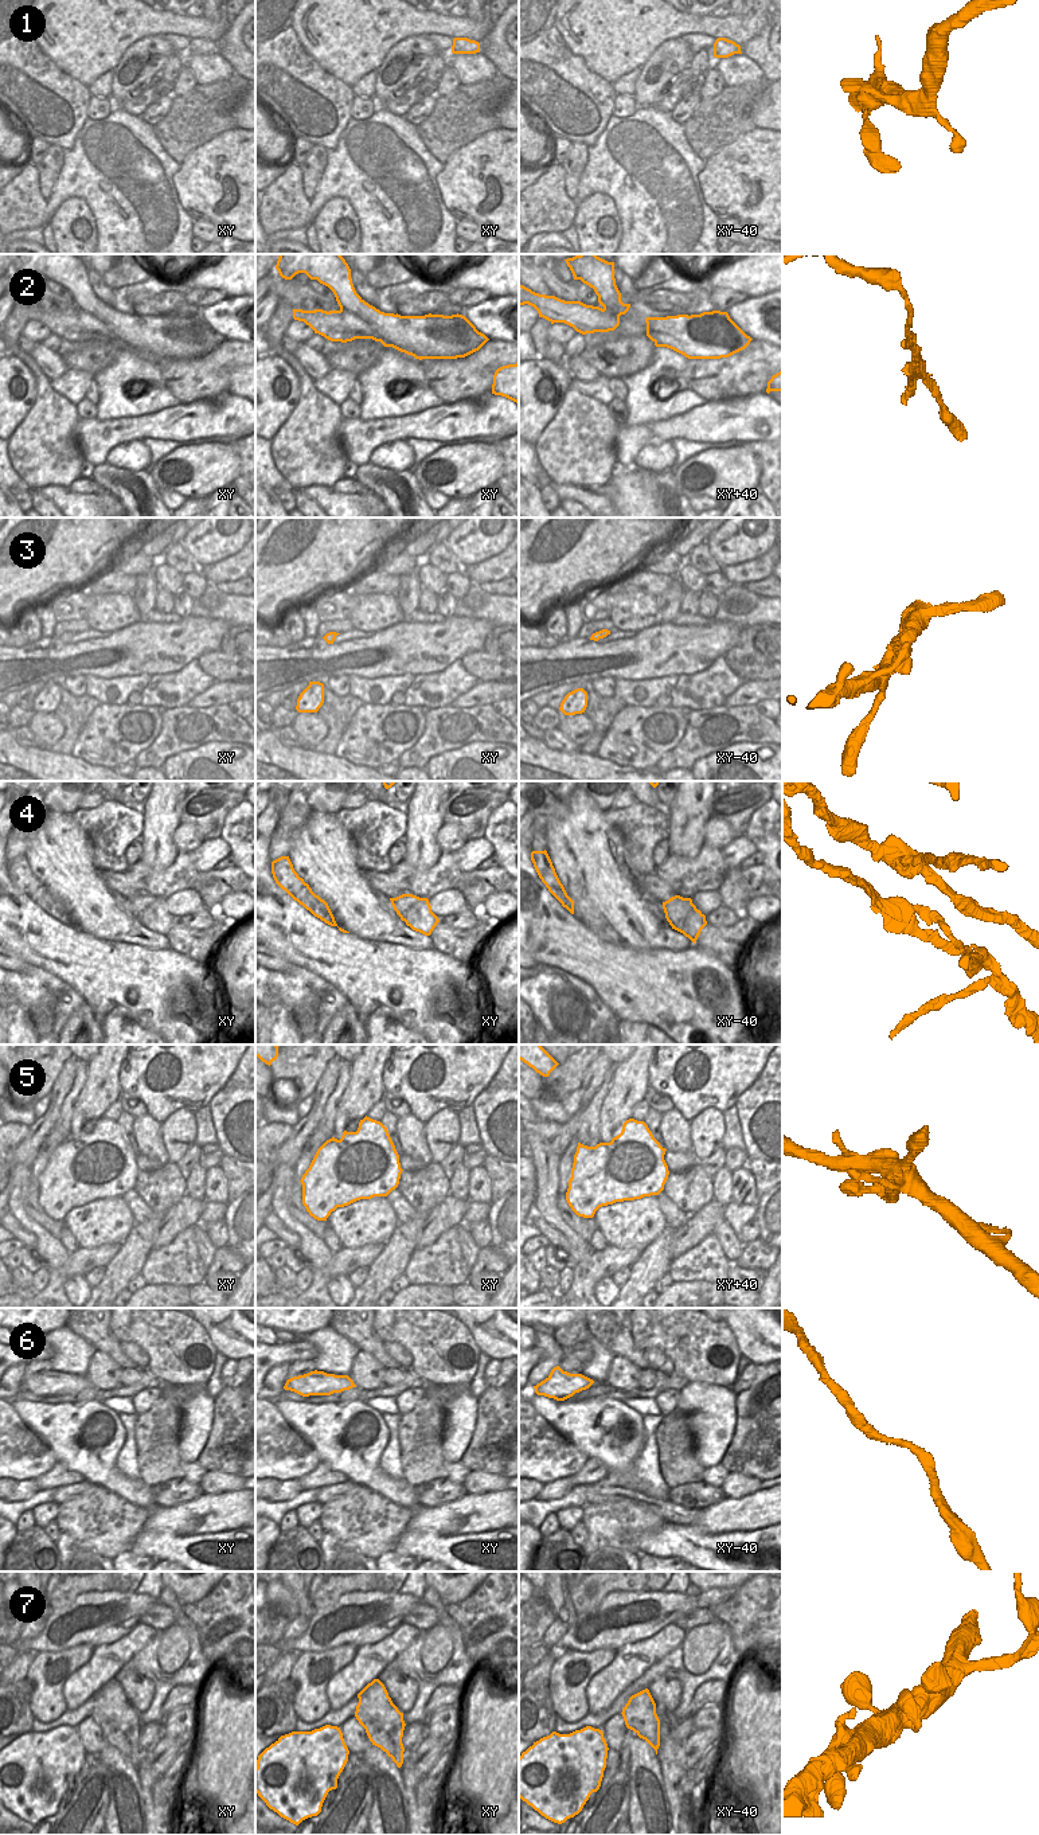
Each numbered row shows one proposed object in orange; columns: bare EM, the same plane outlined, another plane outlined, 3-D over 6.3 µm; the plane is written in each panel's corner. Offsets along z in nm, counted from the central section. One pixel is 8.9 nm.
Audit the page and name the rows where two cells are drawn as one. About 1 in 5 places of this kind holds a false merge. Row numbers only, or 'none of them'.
2, 4

